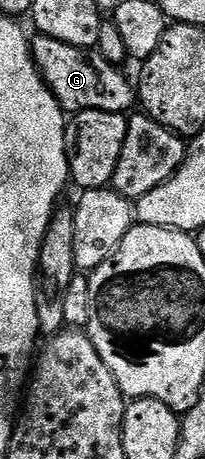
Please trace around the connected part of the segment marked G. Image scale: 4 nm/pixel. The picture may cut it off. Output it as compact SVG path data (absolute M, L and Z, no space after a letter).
M38 34L31 39L30 55L33 57L34 65L38 68L39 75L48 86L48 90L56 98L63 112L73 114L84 110L108 110L109 112L129 113L130 107L136 104L136 88L128 77L122 73L123 69L109 62L96 50L87 50L68 46L68 42L56 42L56 38Z

